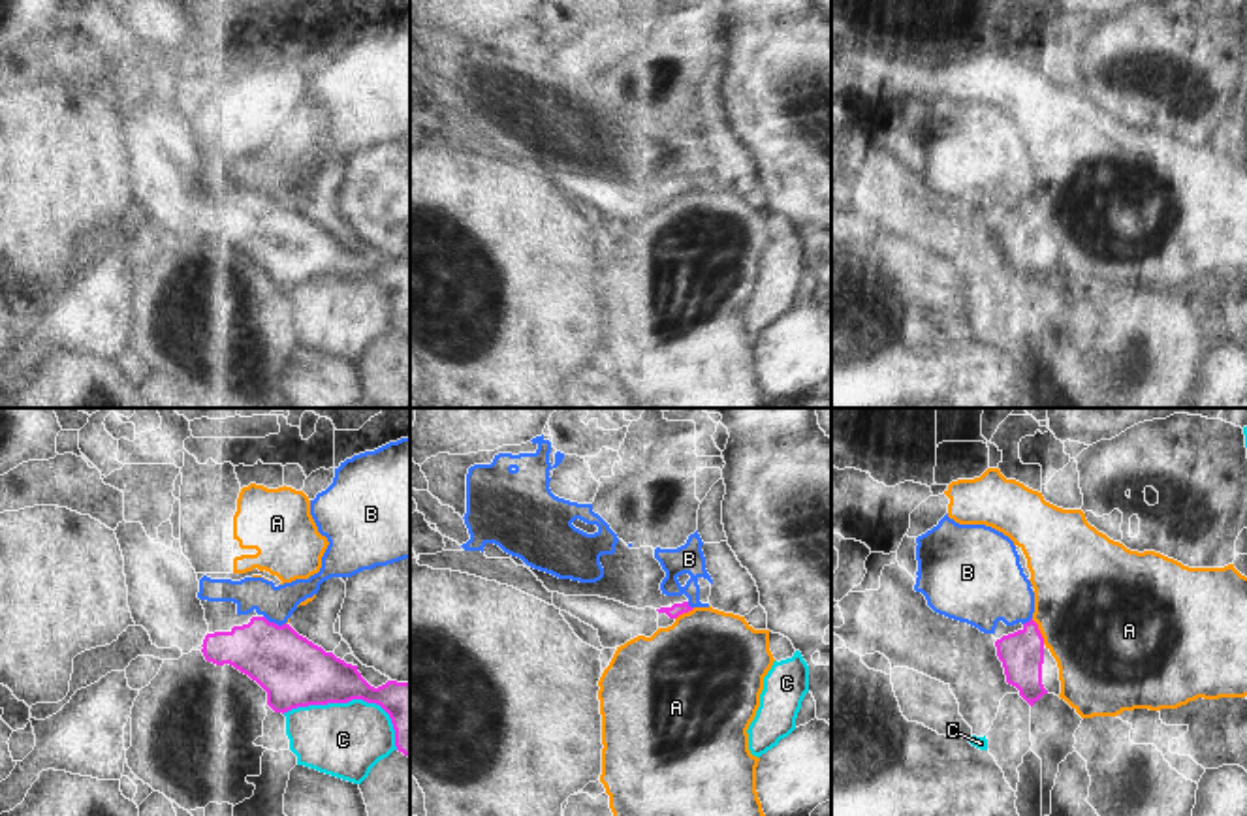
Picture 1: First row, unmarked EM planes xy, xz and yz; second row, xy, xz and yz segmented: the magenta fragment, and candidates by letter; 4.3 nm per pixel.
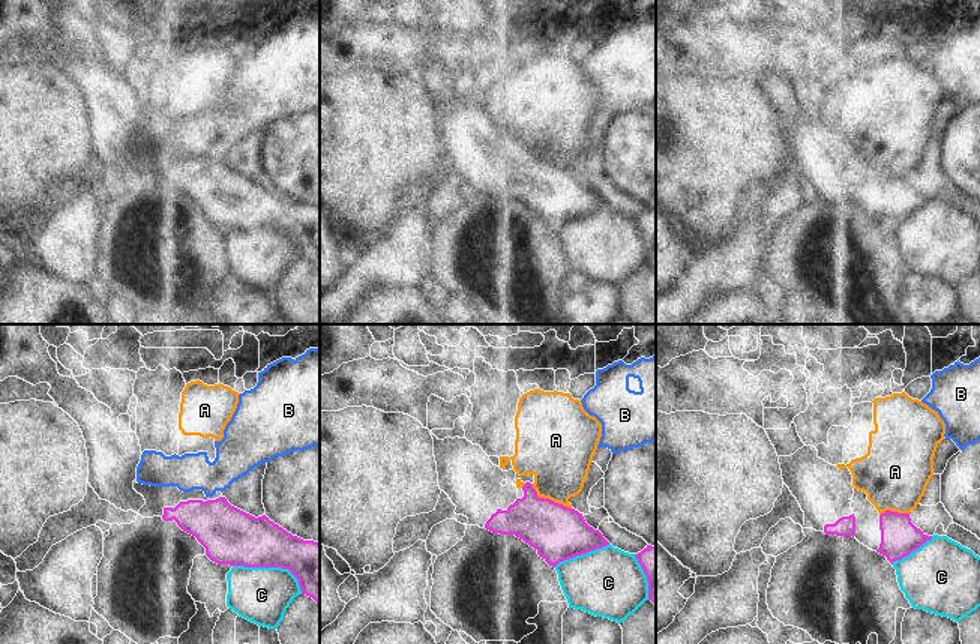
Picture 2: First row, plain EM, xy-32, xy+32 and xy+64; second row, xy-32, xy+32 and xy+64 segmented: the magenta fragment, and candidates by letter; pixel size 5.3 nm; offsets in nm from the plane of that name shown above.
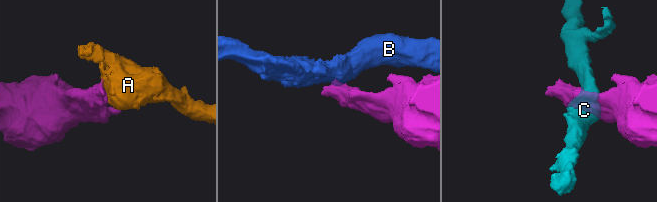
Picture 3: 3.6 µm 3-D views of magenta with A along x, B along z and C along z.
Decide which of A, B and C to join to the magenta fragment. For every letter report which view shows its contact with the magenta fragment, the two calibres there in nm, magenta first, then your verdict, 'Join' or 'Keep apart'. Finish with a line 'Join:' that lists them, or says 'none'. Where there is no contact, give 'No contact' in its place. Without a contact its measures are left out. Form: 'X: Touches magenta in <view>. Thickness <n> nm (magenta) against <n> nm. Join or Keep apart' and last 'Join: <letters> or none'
A: Touches magenta in yz. Thickness 190 nm (magenta) against 480 nm. Keep apart
B: Touches magenta in xy. Thickness 300 nm (magenta) against 150 nm. Keep apart
C: Touches magenta in xy. Thickness 280 nm (magenta) against 320 nm. Keep apart
Join: none.

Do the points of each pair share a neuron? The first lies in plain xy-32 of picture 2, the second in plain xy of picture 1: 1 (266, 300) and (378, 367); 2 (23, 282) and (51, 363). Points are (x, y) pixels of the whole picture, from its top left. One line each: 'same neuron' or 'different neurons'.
1: different neurons
2: same neuron

